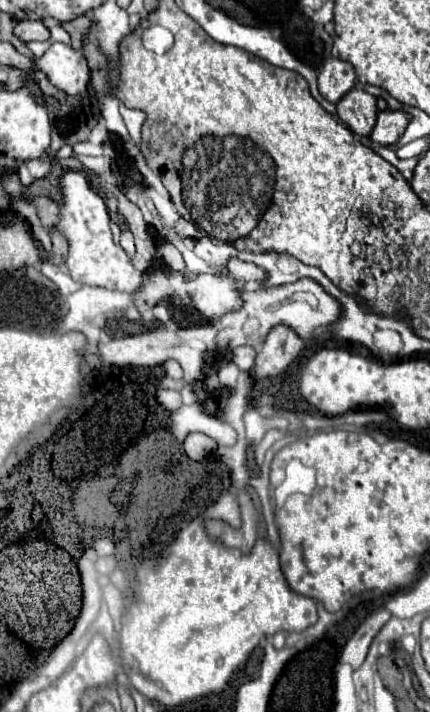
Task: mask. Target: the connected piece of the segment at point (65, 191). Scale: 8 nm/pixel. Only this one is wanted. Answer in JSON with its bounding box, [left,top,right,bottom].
[56,170,142,292]

